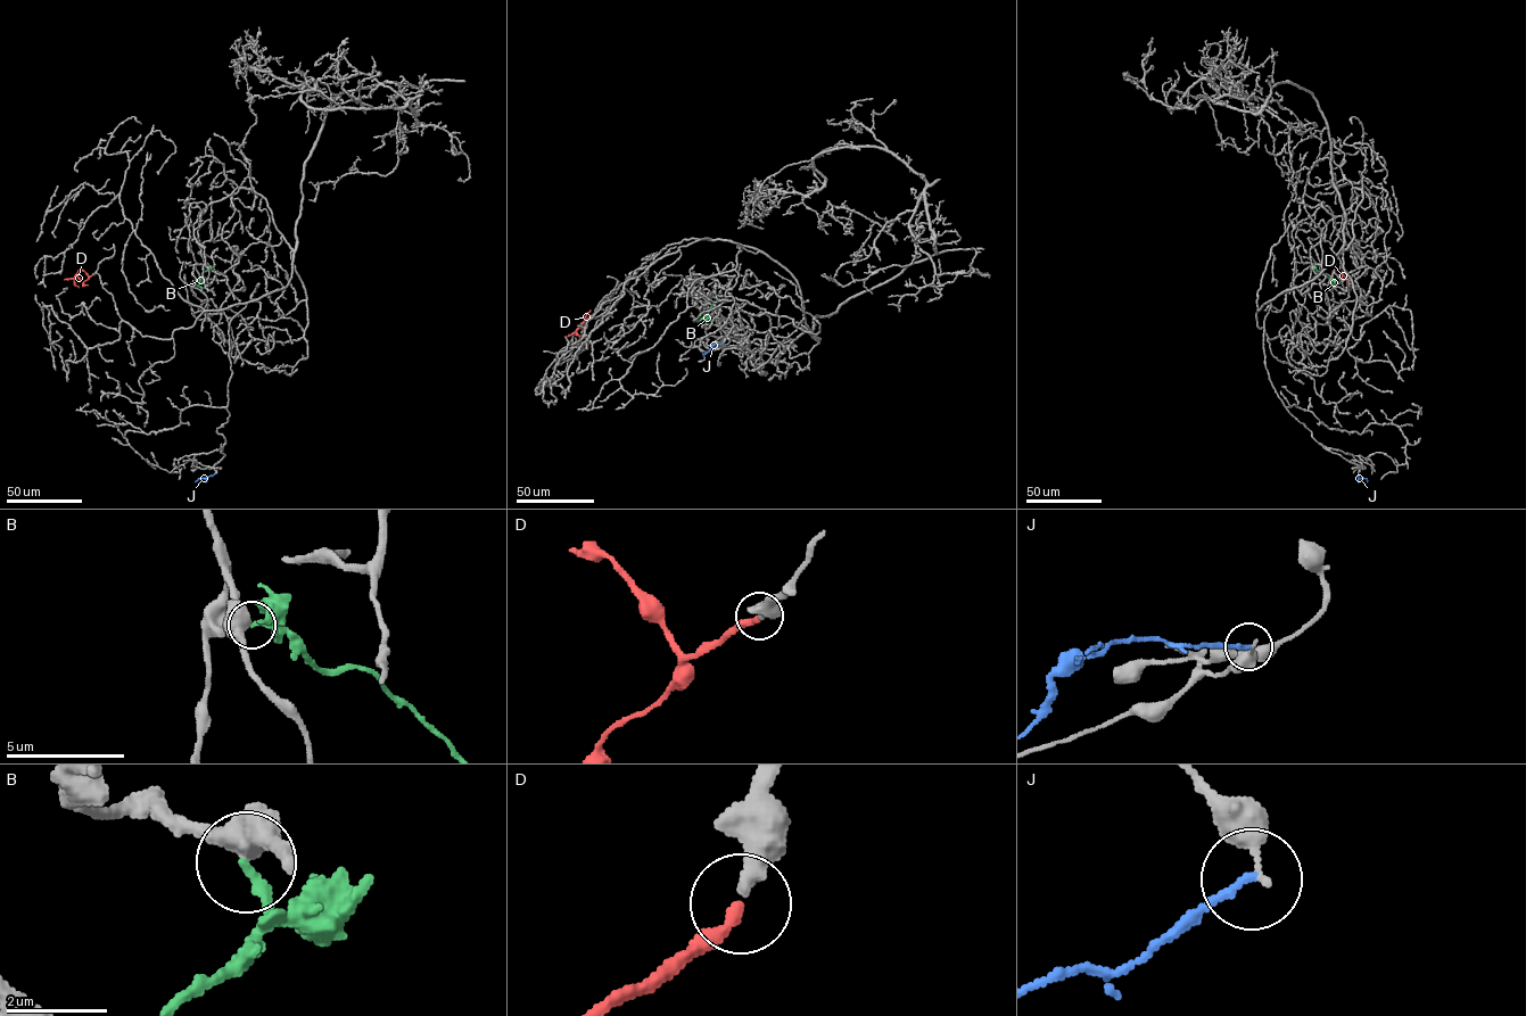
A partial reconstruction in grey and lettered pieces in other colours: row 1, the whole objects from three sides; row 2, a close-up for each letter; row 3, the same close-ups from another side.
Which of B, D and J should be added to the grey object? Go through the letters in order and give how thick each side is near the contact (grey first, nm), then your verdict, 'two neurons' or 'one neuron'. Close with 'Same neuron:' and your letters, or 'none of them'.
B: 440/200 nm | two neurons
D: 380/260 nm | one neuron
J: 200/170 nm | two neurons
Same neuron: D

